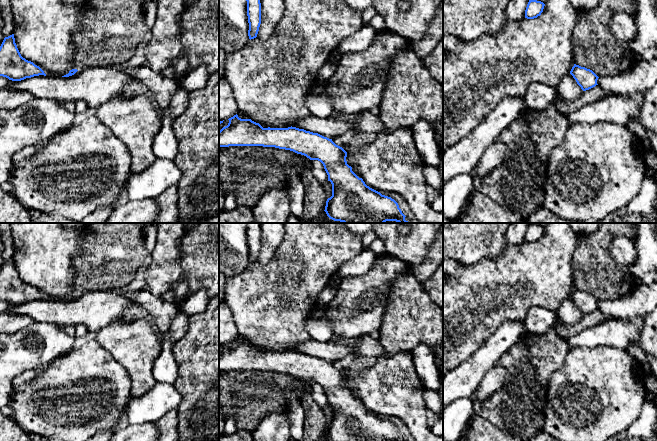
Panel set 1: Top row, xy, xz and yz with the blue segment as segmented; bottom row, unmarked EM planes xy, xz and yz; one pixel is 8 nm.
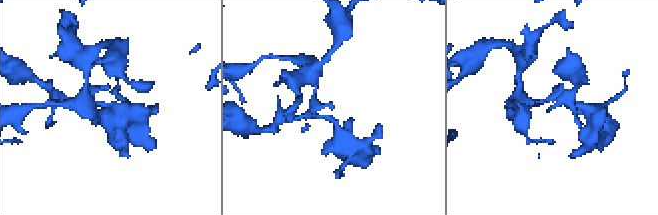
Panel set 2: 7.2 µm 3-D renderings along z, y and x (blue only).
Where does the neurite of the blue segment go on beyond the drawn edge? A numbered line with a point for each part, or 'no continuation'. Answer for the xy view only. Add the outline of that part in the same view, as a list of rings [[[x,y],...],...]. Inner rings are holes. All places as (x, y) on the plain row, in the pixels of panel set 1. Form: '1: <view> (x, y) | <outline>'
no continuation

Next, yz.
no continuation

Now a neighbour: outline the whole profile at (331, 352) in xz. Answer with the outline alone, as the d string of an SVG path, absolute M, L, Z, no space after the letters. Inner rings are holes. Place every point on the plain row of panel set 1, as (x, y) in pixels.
M310 340L296 345L292 351L318 357L329 363L339 361L346 355L353 353L352 348L347 345L341 345L331 341L319 342L316 340Z

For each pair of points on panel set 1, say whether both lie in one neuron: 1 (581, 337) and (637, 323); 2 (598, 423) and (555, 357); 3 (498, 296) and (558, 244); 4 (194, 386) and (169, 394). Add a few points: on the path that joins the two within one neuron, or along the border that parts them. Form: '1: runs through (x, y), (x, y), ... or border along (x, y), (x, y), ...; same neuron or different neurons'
1: runs through (595, 336), (623, 332); same neuron
2: border along (569, 348), (564, 363), (552, 374), (548, 385); different neurons
3: runs through (513, 283), (527, 275), (543, 259); same neuron
4: border along (172, 385), (181, 397), (181, 402), (177, 408); different neurons

